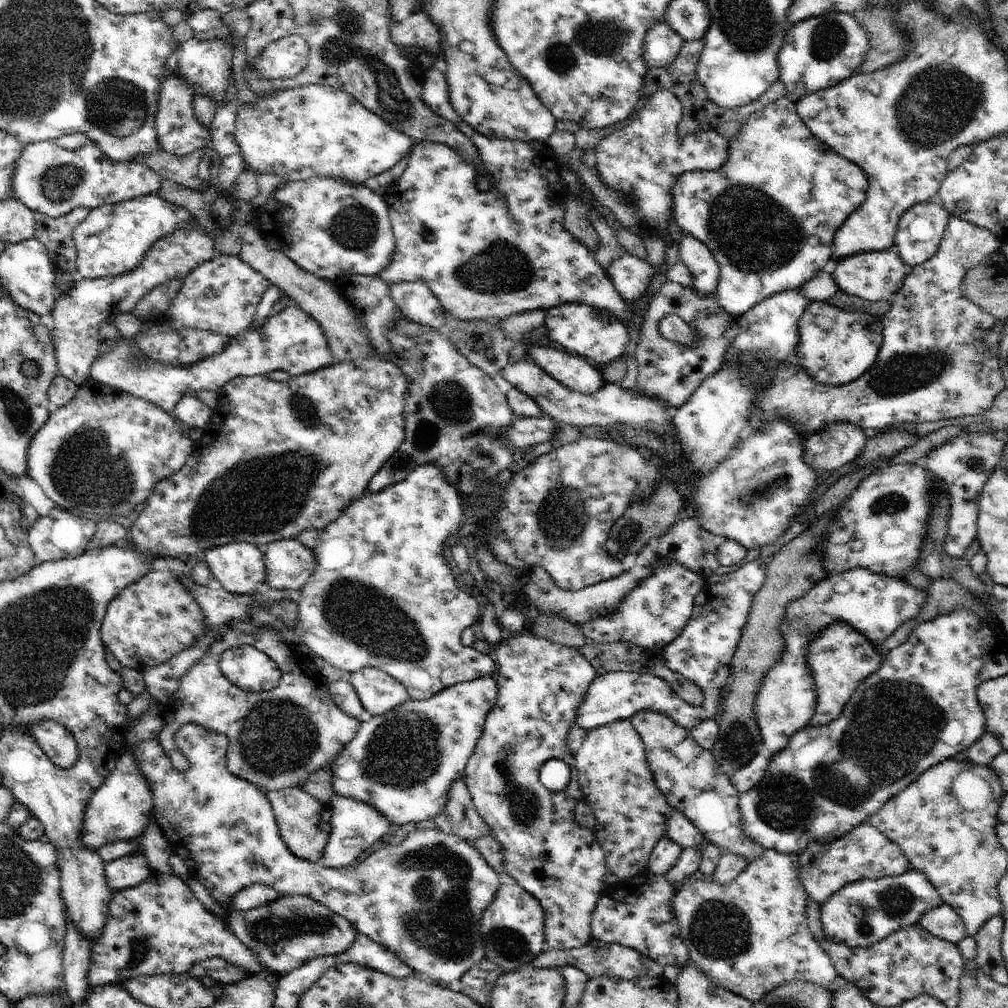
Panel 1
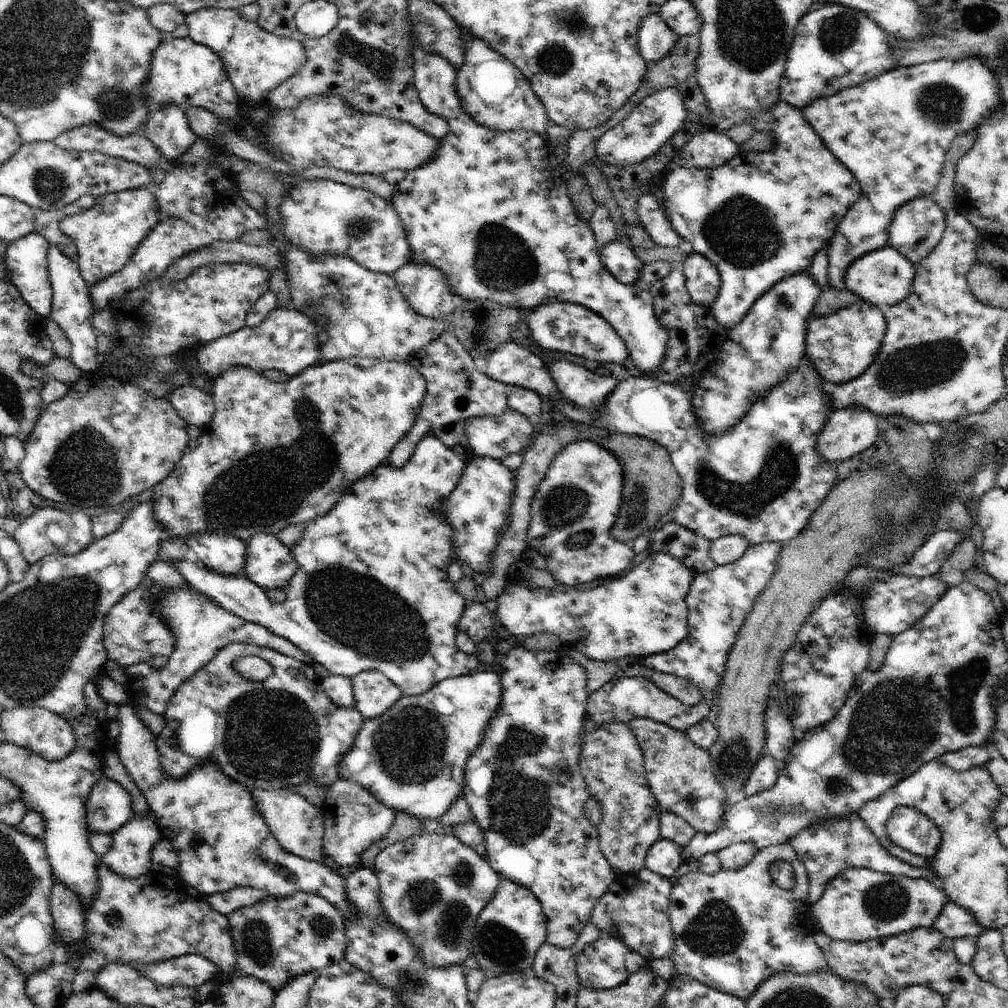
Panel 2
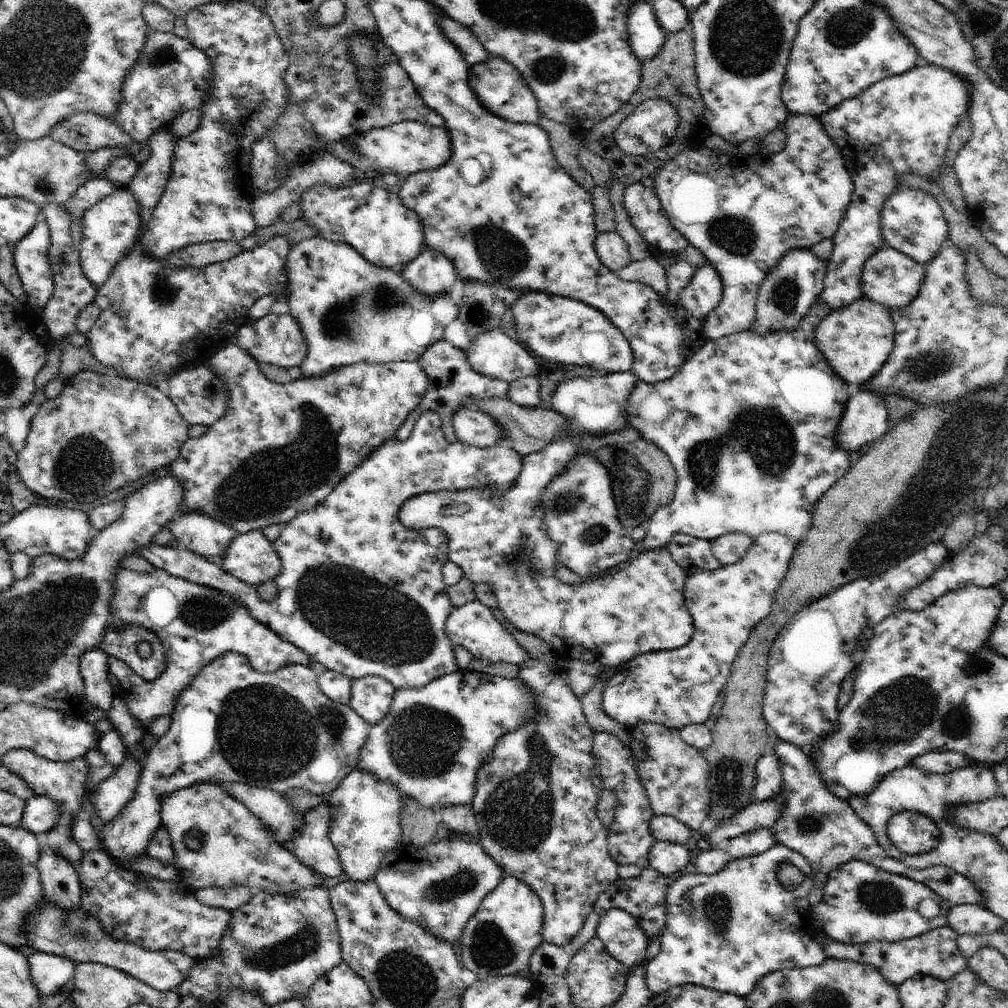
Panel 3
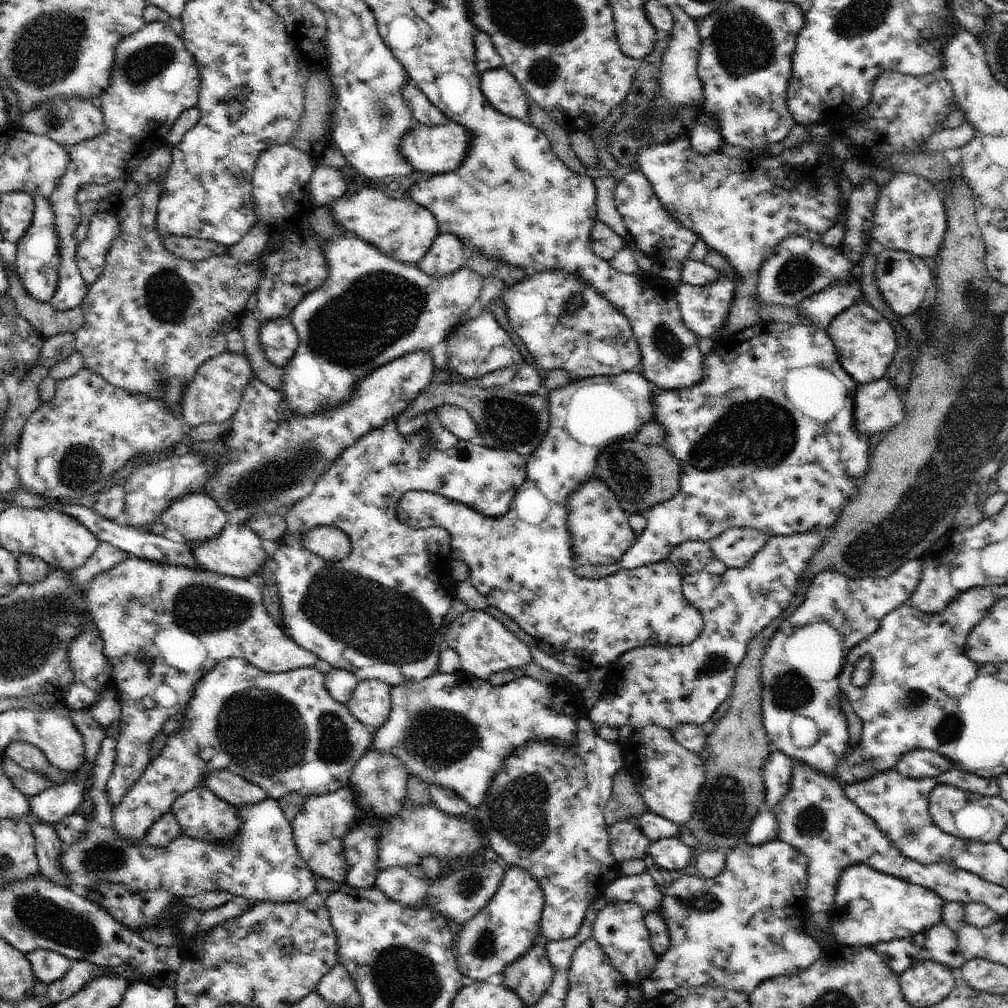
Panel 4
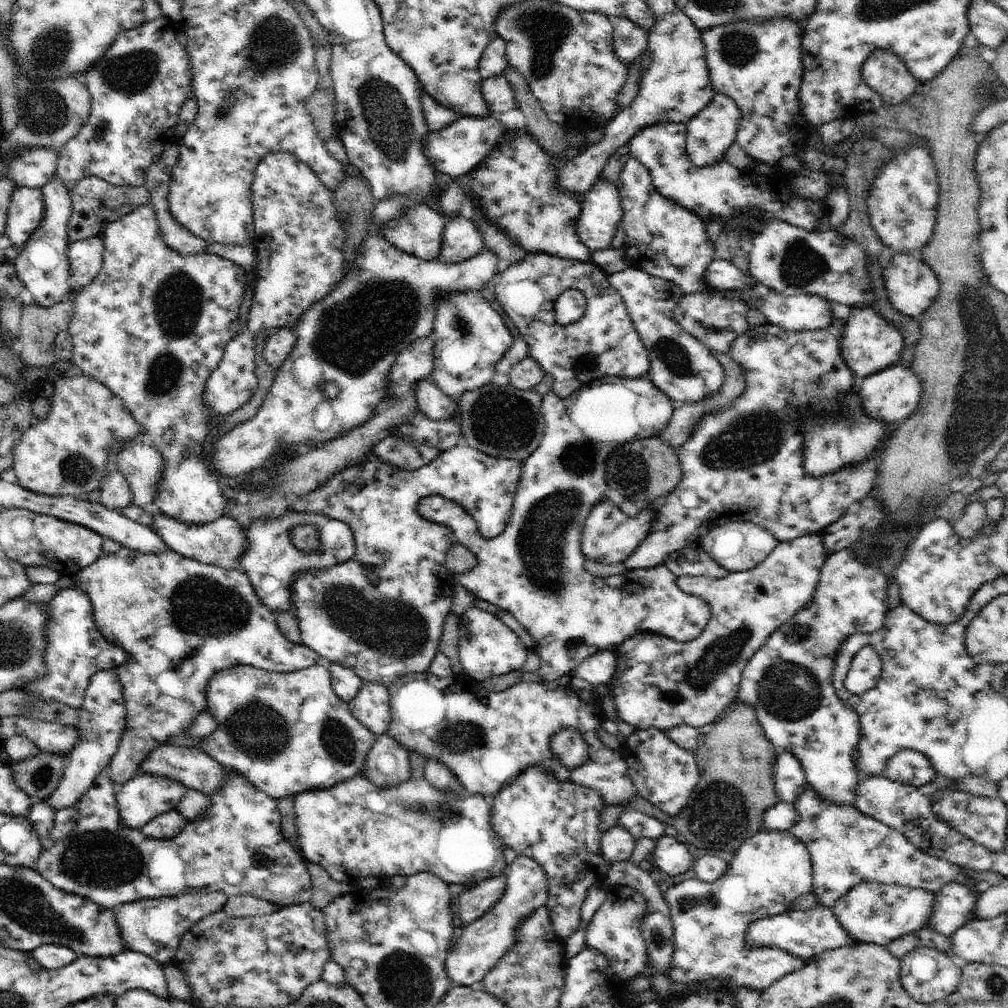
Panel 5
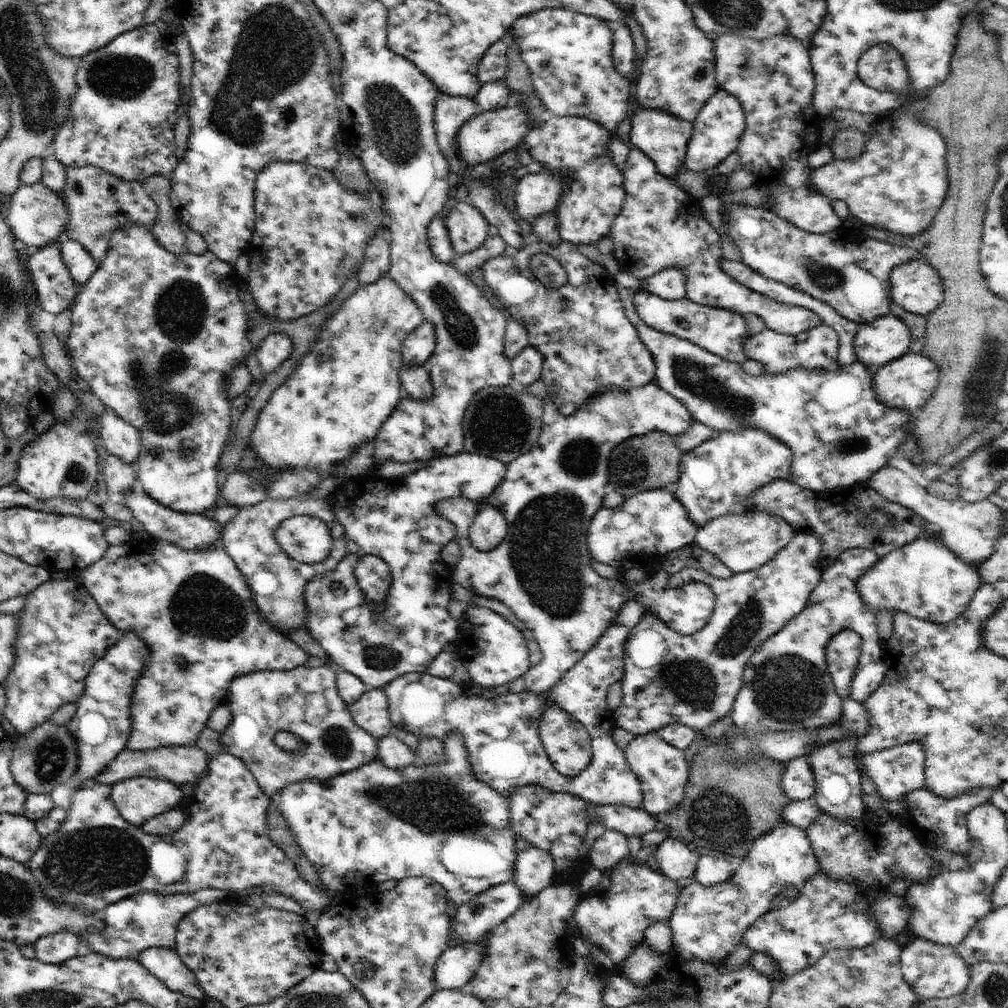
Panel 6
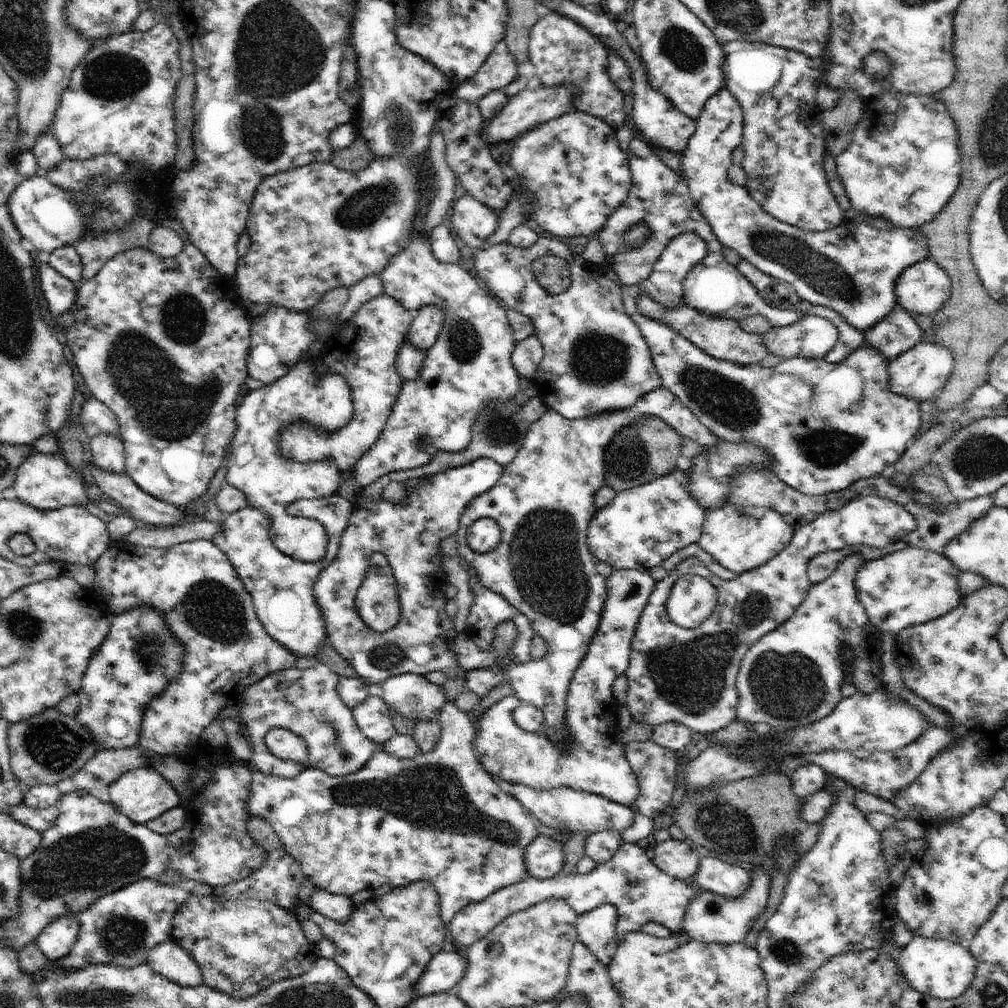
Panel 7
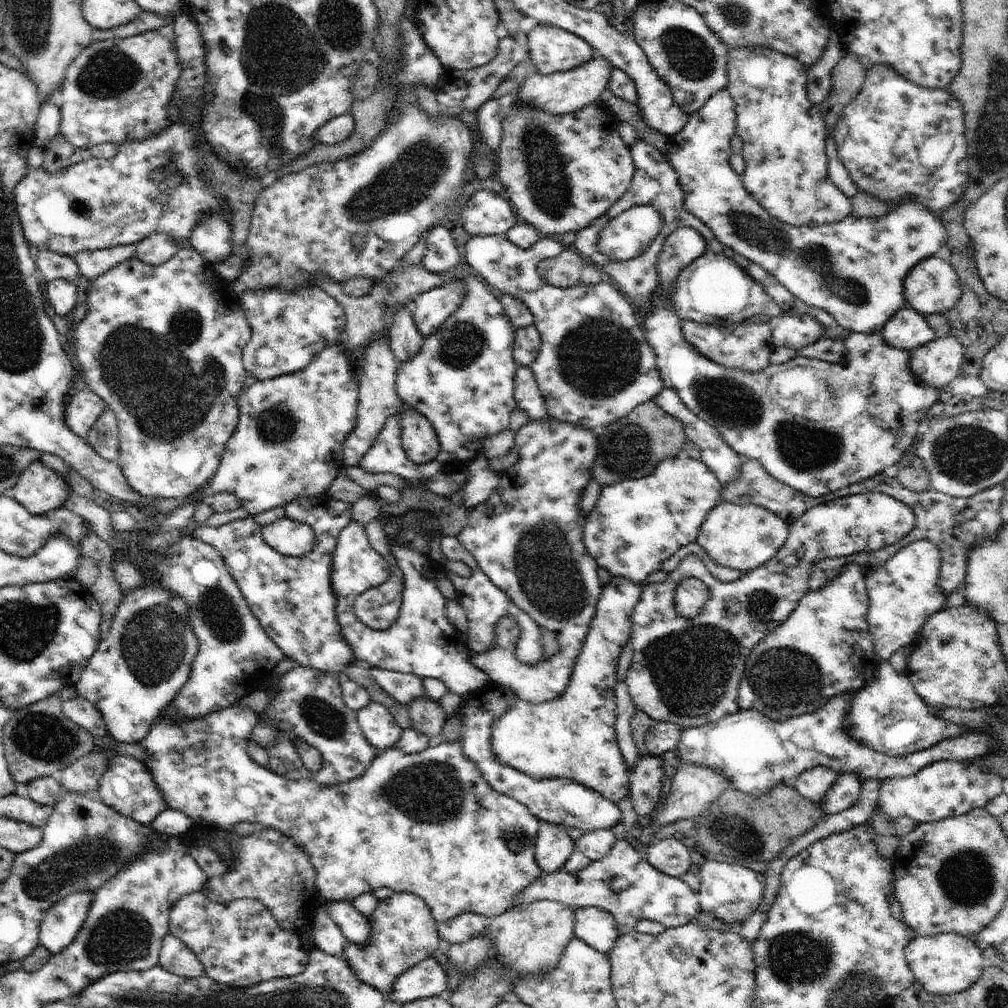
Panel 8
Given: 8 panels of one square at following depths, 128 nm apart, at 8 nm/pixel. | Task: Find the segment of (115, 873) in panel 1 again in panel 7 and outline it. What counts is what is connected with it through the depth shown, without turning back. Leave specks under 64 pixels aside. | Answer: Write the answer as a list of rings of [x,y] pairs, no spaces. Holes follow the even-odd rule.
[[[318,663],[311,669],[297,669],[295,666],[289,669],[279,670],[278,672],[273,672],[272,674],[268,674],[268,676],[265,676],[261,681],[255,682],[254,685],[250,685],[243,694],[243,697],[241,698],[241,707],[240,710],[240,716],[246,721],[242,721],[241,726],[241,733],[244,738],[247,738],[249,740],[249,743],[251,744],[251,750],[252,750],[252,756],[250,757],[248,764],[250,764],[254,769],[257,771],[262,771],[262,774],[265,775],[272,775],[277,777],[282,777],[283,779],[291,779],[294,777],[297,777],[305,768],[308,767],[314,767],[315,769],[323,770],[326,774],[329,774],[333,777],[343,777],[344,775],[349,775],[352,773],[355,773],[357,770],[360,770],[369,760],[372,758],[372,755],[377,751],[381,750],[381,744],[375,743],[373,740],[370,740],[369,738],[366,738],[364,734],[362,734],[362,731],[359,730],[359,726],[356,724],[354,715],[353,715],[353,709],[351,709],[349,706],[346,706],[339,697],[339,692],[337,689],[337,686],[339,684],[339,680],[341,679],[341,676],[339,674],[336,674],[335,672],[332,672],[328,666],[323,665],[322,663]],[[273,728],[285,728],[288,730],[291,730],[292,732],[295,732],[298,734],[298,736],[302,736],[304,740],[307,742],[307,745],[309,746],[309,763],[308,767],[305,767],[304,764],[299,762],[294,762],[292,759],[281,759],[277,756],[274,756],[266,746],[265,743],[265,736],[267,735],[267,732],[270,732]],[[140,767],[128,771],[116,779],[109,787],[110,802],[132,822],[145,825],[148,821],[158,818],[167,810],[179,805],[179,794],[169,780],[152,767]]]

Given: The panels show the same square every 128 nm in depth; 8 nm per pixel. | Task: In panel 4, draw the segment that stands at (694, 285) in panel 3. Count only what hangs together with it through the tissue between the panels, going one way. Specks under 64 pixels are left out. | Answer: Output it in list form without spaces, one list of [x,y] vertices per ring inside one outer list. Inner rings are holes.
[[[726,275],[720,276],[716,282],[708,286],[690,286],[677,284],[675,296],[684,326],[698,336],[710,338],[713,341],[722,339],[722,330],[726,328],[732,302],[736,300],[736,284]]]

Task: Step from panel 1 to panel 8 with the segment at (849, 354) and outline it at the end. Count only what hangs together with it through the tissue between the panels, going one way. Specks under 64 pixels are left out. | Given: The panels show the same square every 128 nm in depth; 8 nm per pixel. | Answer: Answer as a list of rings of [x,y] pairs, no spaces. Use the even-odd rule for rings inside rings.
[[[910,307],[898,310],[889,318],[880,334],[891,347],[909,352],[937,338],[926,318]]]

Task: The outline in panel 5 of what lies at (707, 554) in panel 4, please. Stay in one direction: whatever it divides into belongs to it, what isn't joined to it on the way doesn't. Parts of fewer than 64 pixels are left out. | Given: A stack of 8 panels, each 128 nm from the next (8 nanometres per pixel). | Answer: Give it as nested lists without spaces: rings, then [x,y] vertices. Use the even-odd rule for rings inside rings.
[[[699,541],[689,543],[681,550],[675,551],[664,560],[664,566],[677,578],[698,575],[707,575],[711,578],[725,578],[729,571],[716,563]]]

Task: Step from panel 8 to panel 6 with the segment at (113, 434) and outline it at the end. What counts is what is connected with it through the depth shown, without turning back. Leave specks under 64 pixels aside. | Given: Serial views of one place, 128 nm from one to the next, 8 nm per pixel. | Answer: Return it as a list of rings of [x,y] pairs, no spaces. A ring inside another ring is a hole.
[[[109,454],[106,458],[103,475],[109,496],[108,502],[122,502],[125,494],[132,491],[132,486],[136,482],[137,472],[117,456]]]

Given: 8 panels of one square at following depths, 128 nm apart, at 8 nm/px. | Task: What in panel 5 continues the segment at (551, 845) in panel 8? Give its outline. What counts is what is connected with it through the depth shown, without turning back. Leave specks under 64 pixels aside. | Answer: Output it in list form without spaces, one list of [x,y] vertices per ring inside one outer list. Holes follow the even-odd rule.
[[[518,855],[506,871],[507,881],[504,894],[486,914],[472,924],[463,927],[463,933],[448,951],[446,970],[448,976],[460,985],[480,985],[485,974],[508,954],[517,944],[519,926],[536,909],[545,906],[549,895],[548,879],[544,869],[532,858]]]

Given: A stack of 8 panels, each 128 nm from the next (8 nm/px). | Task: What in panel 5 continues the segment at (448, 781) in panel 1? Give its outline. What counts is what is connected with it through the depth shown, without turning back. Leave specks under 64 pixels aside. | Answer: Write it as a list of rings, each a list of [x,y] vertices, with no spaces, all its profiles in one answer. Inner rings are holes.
[[[601,651],[598,652],[595,656],[588,658],[585,662],[582,662],[576,669],[573,669],[569,674],[554,680],[553,682],[527,682],[521,681],[520,684],[516,684],[504,692],[492,692],[488,694],[488,700],[483,700],[478,694],[477,691],[470,689],[469,684],[462,676],[452,675],[450,677],[436,677],[435,675],[429,673],[411,673],[405,675],[403,678],[396,680],[394,684],[388,687],[389,691],[389,708],[391,715],[391,722],[388,728],[386,735],[389,738],[392,738],[400,747],[403,747],[409,754],[415,753],[419,756],[422,756],[426,759],[435,759],[438,763],[448,767],[448,770],[452,772],[453,776],[456,776],[459,784],[470,795],[483,795],[484,798],[490,799],[494,797],[505,785],[512,784],[512,782],[519,777],[521,773],[526,771],[530,766],[540,766],[541,769],[546,769],[549,773],[554,773],[559,781],[571,781],[577,785],[585,785],[590,789],[595,789],[603,798],[605,806],[606,805],[624,805],[631,801],[635,797],[635,787],[627,774],[627,765],[624,763],[624,760],[620,756],[620,752],[611,750],[597,738],[595,734],[600,728],[601,722],[606,718],[605,712],[603,710],[603,700],[593,693],[593,689],[597,685],[608,685],[608,683],[613,680],[615,675],[615,667],[617,659],[615,658],[616,651]],[[567,727],[574,728],[576,731],[579,731],[580,735],[583,735],[583,740],[587,741],[588,744],[588,757],[587,762],[577,767],[576,769],[568,769],[564,767],[557,757],[553,756],[553,751],[551,750],[551,739],[553,735],[560,733],[563,729]]]

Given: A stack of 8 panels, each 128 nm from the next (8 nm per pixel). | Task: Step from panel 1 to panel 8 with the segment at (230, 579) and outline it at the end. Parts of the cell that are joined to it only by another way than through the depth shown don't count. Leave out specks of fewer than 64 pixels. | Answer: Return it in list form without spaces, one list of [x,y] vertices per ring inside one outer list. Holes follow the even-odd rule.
[[[188,246],[178,251],[164,264],[152,266],[132,257],[118,263],[110,270],[91,280],[85,289],[87,300],[87,314],[72,332],[72,340],[77,347],[75,354],[82,366],[82,380],[88,388],[97,394],[116,415],[119,426],[119,458],[121,473],[128,484],[145,497],[174,498],[182,502],[200,491],[216,474],[221,463],[225,446],[233,436],[239,419],[238,401],[242,391],[246,388],[247,370],[243,365],[243,350],[251,339],[252,330],[239,296],[232,290],[230,284],[217,277],[212,264],[206,262],[197,250]]]

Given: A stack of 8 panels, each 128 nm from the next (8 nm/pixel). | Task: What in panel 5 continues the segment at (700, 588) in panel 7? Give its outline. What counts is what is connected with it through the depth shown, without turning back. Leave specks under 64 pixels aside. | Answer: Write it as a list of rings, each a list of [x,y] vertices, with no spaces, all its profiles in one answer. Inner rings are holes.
[[[644,374],[644,376],[640,376],[640,378],[612,377],[607,380],[596,380],[587,385],[582,385],[568,398],[560,398],[557,394],[552,392],[549,392],[543,397],[541,404],[541,411],[545,420],[545,433],[543,439],[541,440],[540,446],[523,462],[523,466],[521,467],[521,477],[513,502],[513,513],[511,514],[510,523],[504,530],[504,533],[495,539],[484,539],[475,531],[473,518],[467,514],[466,508],[464,508],[462,504],[447,499],[442,495],[430,495],[424,497],[420,500],[417,506],[417,513],[421,518],[427,519],[432,523],[449,527],[455,537],[454,540],[470,550],[476,557],[478,564],[476,564],[476,566],[469,572],[456,576],[456,584],[459,583],[461,586],[464,586],[465,590],[472,592],[478,599],[491,603],[502,611],[512,614],[516,620],[526,628],[526,631],[532,636],[533,642],[535,643],[534,652],[540,657],[540,669],[537,671],[537,674],[541,677],[542,682],[553,682],[554,680],[569,674],[573,669],[576,669],[582,664],[582,662],[595,656],[598,652],[617,651],[626,640],[629,640],[640,633],[646,632],[658,634],[680,643],[688,643],[698,638],[704,631],[706,624],[709,622],[709,605],[697,595],[690,595],[679,590],[679,587],[677,586],[677,577],[670,572],[664,564],[650,569],[632,571],[626,569],[622,574],[608,578],[594,578],[594,576],[591,576],[589,572],[584,569],[586,558],[581,552],[583,525],[586,518],[591,513],[593,506],[602,497],[609,494],[604,464],[598,464],[598,462],[602,460],[600,454],[598,454],[598,446],[600,446],[600,444],[606,444],[606,442],[612,442],[612,448],[616,448],[616,446],[620,446],[620,444],[658,436],[658,434],[665,428],[666,424],[668,424],[670,417],[674,414],[675,407],[678,405],[678,403],[673,402],[671,398],[668,398],[668,396],[666,396],[666,394],[659,388],[656,388],[654,383],[652,383],[648,377],[648,374]],[[567,727],[551,739],[553,756],[568,769],[576,769],[587,762],[588,744],[583,735],[574,728]]]

